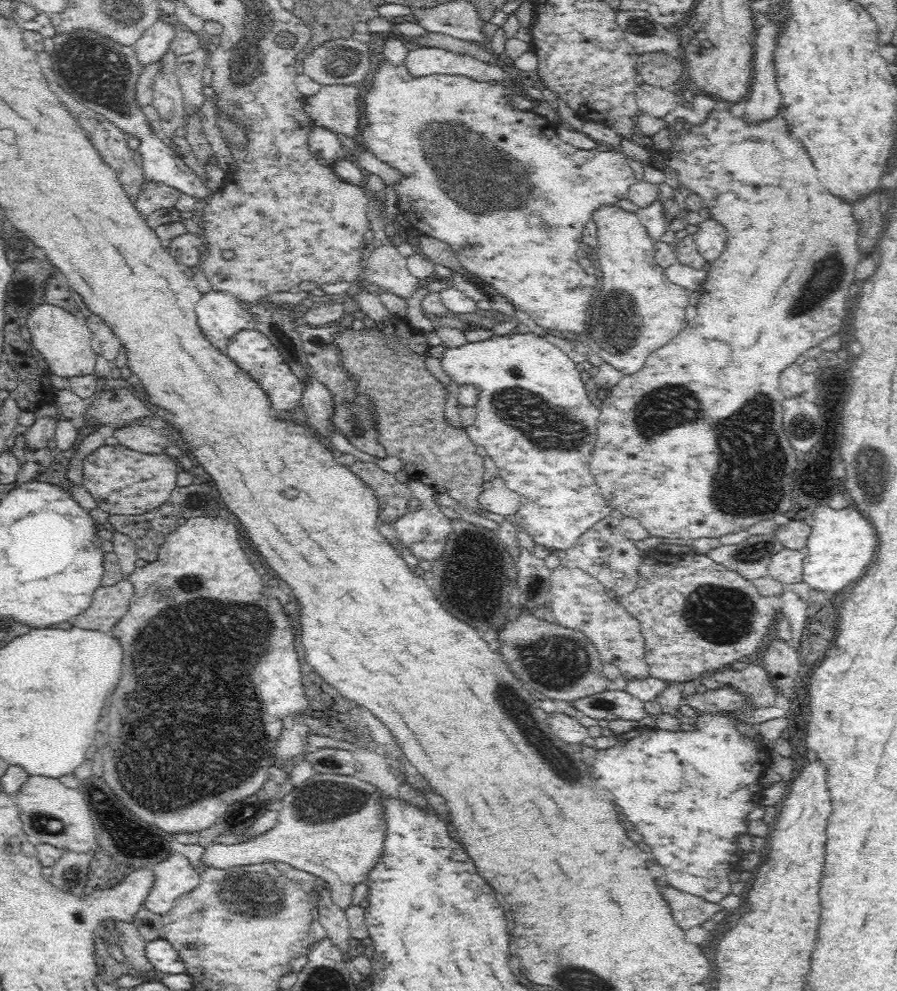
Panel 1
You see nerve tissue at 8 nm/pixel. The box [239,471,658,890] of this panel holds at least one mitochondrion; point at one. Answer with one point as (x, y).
(558, 662)

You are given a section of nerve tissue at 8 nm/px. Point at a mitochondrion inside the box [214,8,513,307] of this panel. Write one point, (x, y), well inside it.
(341, 71)

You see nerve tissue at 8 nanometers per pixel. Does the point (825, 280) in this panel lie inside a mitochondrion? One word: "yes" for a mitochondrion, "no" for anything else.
yes

